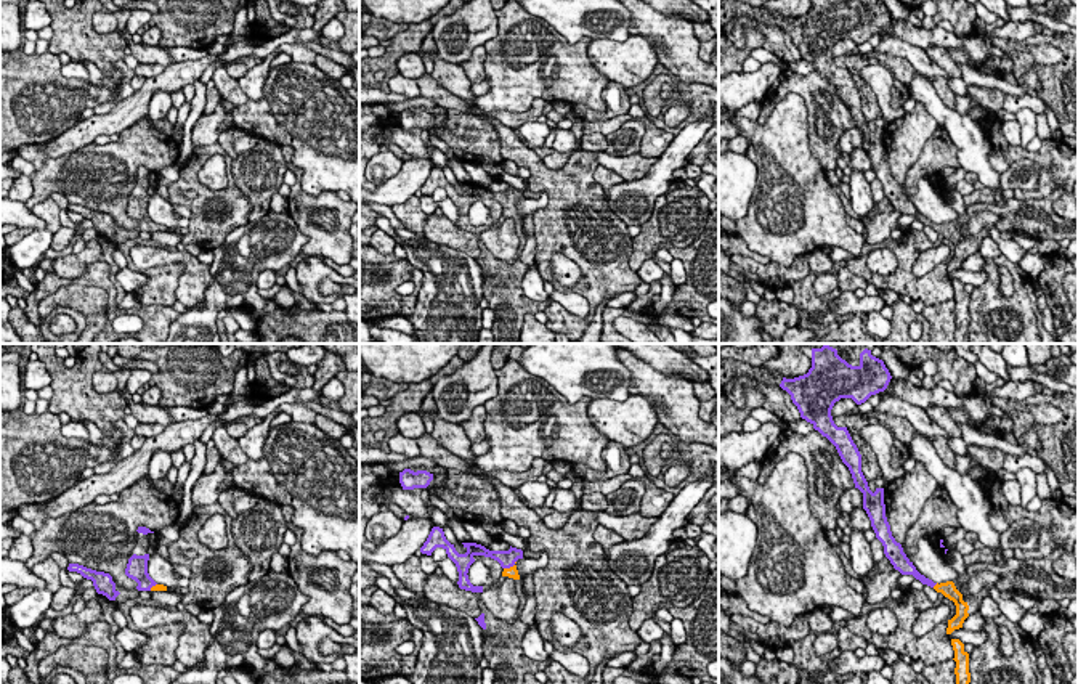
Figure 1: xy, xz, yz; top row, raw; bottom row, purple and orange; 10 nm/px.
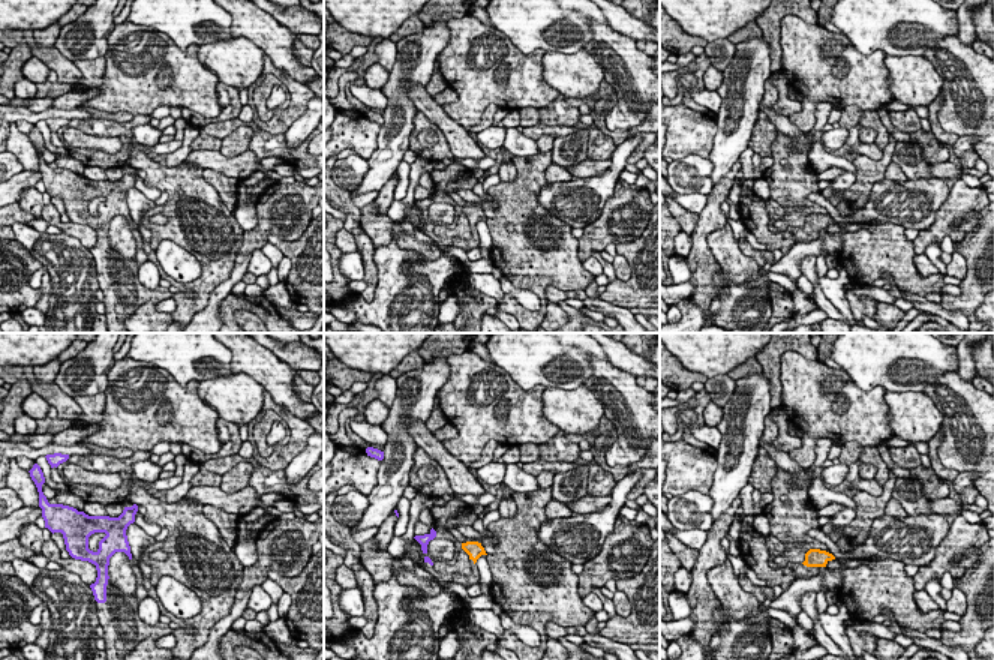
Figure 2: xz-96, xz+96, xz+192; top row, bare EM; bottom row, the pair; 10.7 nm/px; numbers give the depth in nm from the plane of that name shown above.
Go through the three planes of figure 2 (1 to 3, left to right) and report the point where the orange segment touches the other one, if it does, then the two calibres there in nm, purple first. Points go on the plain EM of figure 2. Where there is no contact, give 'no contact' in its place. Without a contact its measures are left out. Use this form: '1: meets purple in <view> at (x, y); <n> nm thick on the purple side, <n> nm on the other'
1: no contact
2: no contact
3: no contact

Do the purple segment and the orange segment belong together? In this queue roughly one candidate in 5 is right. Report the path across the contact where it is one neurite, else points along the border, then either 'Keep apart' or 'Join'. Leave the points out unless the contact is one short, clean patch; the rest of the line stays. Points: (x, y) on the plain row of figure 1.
Path across: xz (507, 199), (510, 206), (512, 212). Join

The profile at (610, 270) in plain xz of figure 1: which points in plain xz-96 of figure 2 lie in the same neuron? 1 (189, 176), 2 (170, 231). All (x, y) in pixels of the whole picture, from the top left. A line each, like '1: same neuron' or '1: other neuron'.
1: same neuron
2: same neuron

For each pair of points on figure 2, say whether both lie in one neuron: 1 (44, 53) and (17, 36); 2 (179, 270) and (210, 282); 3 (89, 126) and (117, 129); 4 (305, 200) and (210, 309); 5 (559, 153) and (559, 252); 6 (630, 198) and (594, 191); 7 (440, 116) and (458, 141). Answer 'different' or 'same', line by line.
1: same
2: different
3: same
4: same
5: different
6: different
7: same

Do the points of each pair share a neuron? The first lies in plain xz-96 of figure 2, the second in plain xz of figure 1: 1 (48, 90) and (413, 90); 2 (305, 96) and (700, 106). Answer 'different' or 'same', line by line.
1: different
2: same

